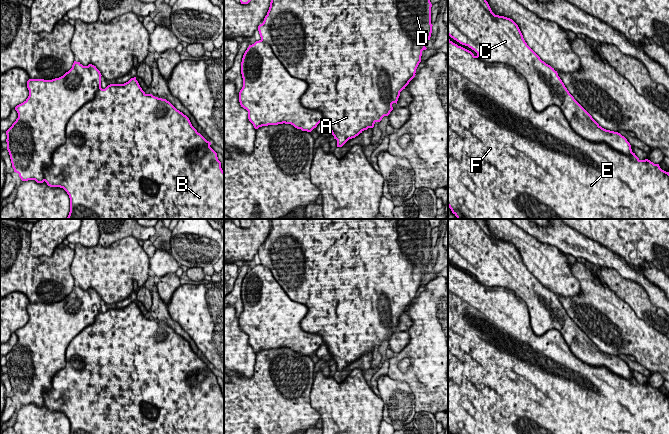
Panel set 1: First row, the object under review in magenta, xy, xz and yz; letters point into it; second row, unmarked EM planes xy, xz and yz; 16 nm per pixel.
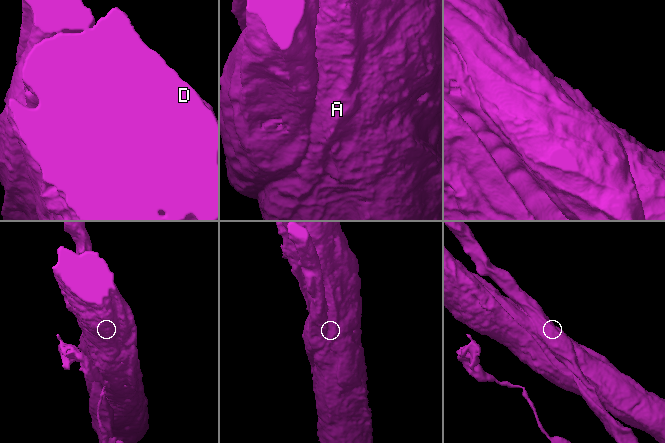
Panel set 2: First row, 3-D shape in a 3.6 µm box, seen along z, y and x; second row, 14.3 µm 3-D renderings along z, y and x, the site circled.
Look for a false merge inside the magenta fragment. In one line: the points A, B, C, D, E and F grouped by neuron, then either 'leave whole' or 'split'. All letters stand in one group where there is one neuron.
A B D E F / C; split

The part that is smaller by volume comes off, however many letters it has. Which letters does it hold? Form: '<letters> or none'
C

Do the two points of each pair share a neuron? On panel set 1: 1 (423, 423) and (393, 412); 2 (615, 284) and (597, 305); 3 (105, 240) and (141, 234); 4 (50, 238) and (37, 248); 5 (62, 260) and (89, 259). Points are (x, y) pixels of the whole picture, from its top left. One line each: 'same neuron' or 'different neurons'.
1: different neurons
2: different neurons
3: same neuron
4: same neuron
5: different neurons

